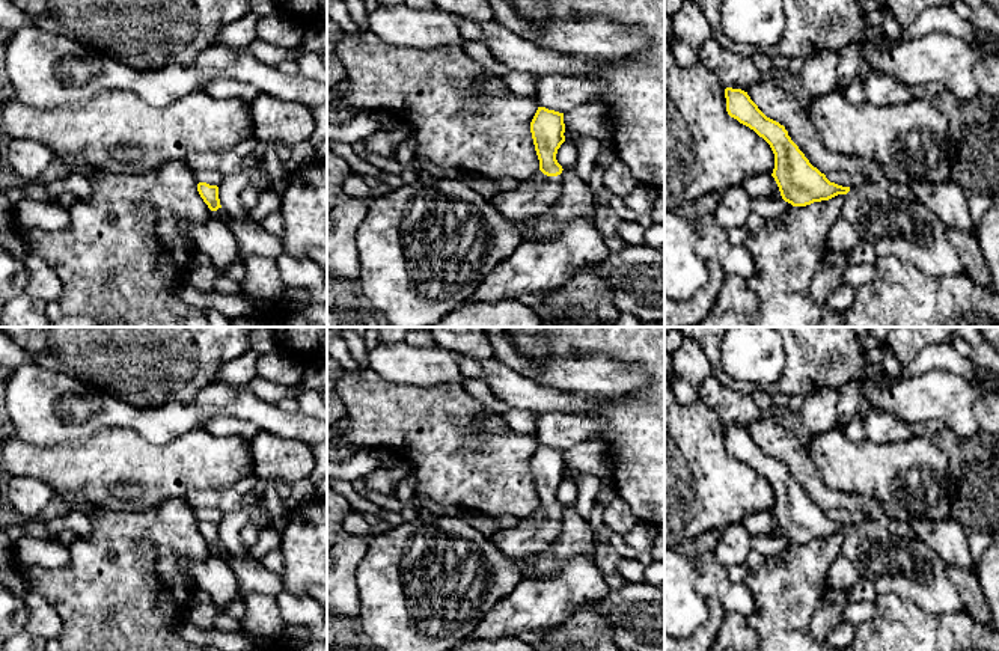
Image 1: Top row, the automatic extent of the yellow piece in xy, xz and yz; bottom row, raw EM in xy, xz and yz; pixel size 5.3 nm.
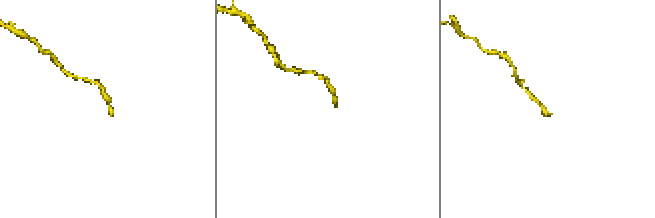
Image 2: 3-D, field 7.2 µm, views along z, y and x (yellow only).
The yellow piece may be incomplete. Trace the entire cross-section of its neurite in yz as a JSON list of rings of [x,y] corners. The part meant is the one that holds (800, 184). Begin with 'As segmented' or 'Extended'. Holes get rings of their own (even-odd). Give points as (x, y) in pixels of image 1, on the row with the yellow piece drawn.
Extended. [[[725,89],[726,112],[762,137],[774,154],[774,178],[781,196],[793,206],[806,206],[844,194],[844,217],[860,241],[869,243],[877,258],[910,262],[930,276],[964,273],[963,261],[948,237],[949,228],[916,199],[891,197],[875,182],[854,188],[830,182],[814,167],[788,131],[767,118],[741,89]]]

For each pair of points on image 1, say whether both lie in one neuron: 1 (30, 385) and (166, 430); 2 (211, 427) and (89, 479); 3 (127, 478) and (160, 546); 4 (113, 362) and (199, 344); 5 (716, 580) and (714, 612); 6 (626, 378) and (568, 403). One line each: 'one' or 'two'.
1: one
2: two
3: two
4: one
5: two
6: two

